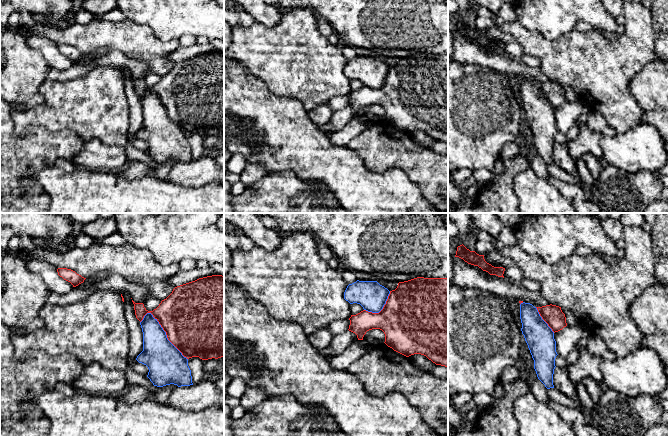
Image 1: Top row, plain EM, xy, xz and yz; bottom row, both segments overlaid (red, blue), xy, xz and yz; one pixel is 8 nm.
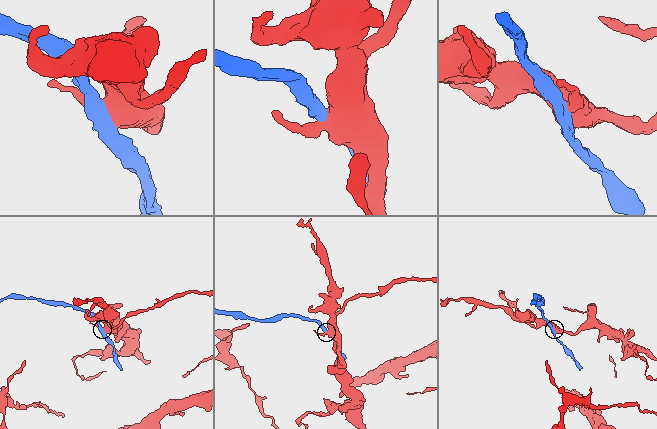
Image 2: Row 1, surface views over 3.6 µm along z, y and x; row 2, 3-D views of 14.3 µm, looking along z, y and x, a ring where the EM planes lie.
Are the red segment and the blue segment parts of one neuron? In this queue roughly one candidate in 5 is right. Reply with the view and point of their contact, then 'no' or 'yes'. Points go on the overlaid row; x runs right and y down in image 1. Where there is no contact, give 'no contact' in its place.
xy (166, 334) | no

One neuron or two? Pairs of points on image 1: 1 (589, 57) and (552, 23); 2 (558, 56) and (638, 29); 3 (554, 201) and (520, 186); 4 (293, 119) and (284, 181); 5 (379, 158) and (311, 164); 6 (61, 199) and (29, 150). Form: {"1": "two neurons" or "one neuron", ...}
{"1": "two neurons", "2": "one neuron", "3": "one neuron", "4": "two neurons", "5": "two neurons", "6": "two neurons"}

